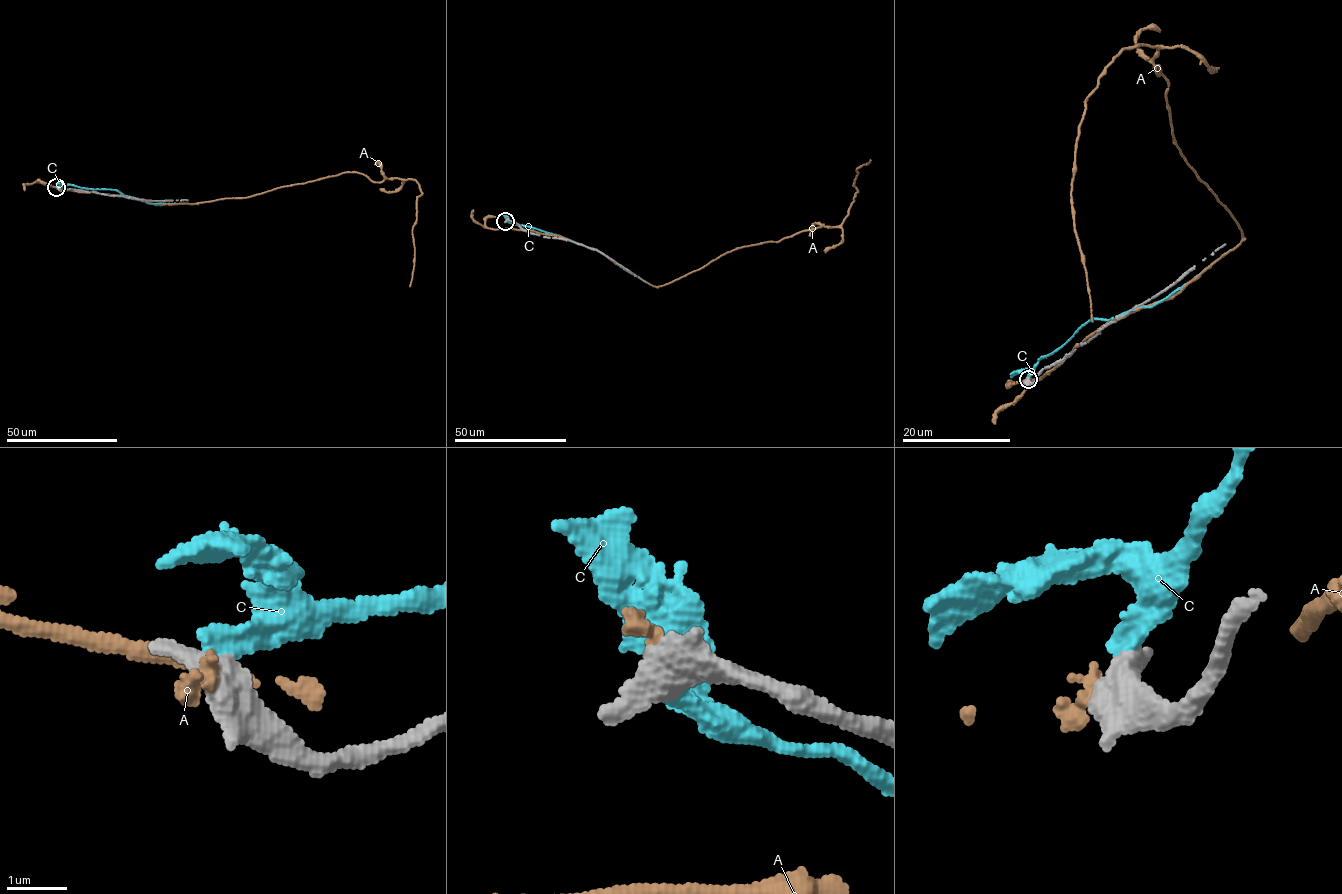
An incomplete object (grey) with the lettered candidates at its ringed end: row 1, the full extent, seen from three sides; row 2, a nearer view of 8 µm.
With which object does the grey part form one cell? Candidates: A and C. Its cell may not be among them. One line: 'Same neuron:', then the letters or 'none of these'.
Same neuron: none of these

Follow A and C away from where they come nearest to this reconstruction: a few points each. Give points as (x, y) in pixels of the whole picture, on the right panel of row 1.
A: (1026, 381), (1008, 384), (1242, 238), (1177, 146), (1159, 45), (1126, 48), (1086, 103), (1072, 212), (1092, 321)
C: (1028, 378), (1042, 356), (1061, 347), (1082, 325), (1093, 318), (1108, 320), (1133, 309), (1152, 306), (1210, 266)

